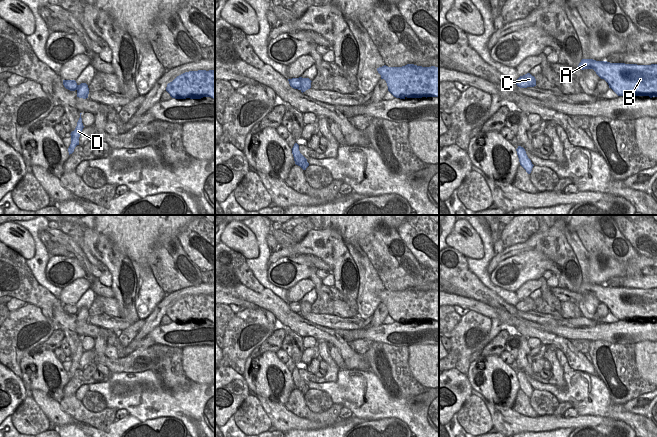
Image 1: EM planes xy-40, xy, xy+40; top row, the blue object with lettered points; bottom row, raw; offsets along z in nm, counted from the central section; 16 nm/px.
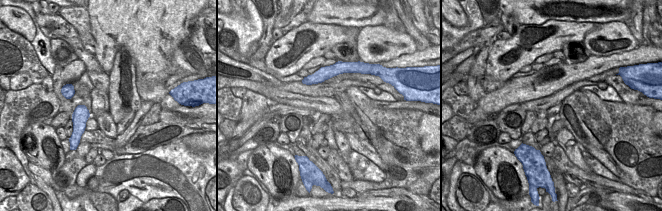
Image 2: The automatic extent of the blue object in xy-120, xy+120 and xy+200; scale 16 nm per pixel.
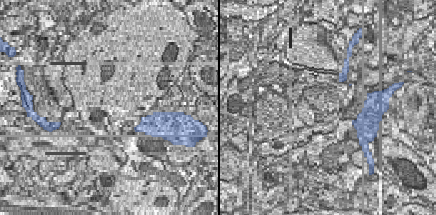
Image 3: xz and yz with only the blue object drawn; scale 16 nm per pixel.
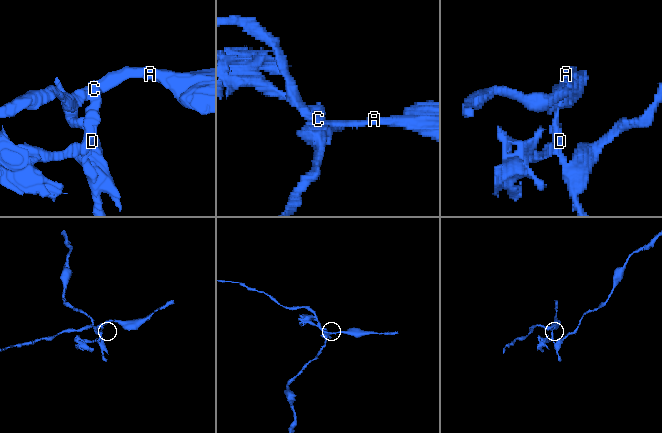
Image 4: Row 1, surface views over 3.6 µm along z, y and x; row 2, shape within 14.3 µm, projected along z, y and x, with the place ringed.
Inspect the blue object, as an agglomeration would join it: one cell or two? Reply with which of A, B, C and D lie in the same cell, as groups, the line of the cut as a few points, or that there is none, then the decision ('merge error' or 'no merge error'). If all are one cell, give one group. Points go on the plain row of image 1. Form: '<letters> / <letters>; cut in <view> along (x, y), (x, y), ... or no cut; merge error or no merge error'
A B C / D; cut in xy-40 along (87, 309), (77, 314); merge error

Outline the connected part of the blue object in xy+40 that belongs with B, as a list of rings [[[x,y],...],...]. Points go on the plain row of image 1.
[[[582,283],[578,293],[593,293],[618,320],[657,321],[657,288],[637,289]]]

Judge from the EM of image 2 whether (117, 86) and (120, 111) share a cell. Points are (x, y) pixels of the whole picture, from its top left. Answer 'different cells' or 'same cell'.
same cell

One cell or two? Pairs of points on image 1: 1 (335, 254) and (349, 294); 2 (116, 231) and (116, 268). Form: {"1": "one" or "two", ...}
{"1": "one", "2": "two"}

